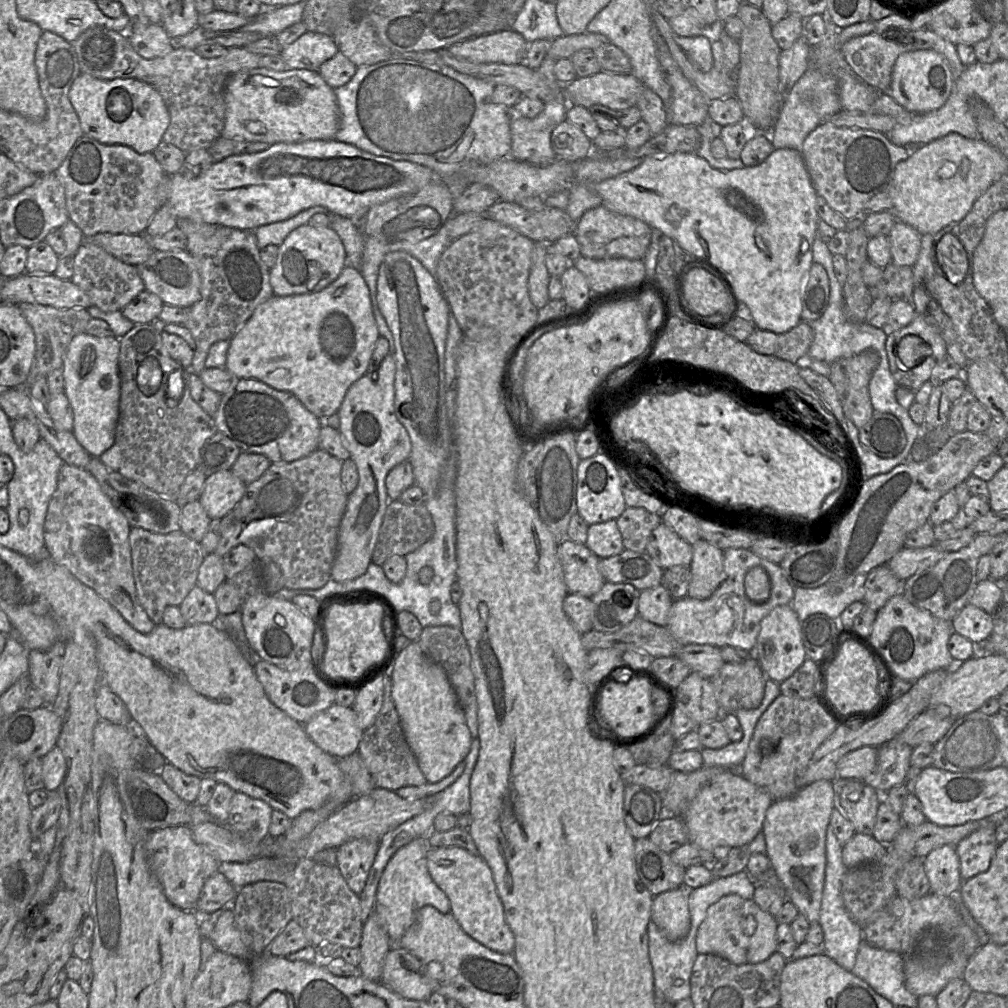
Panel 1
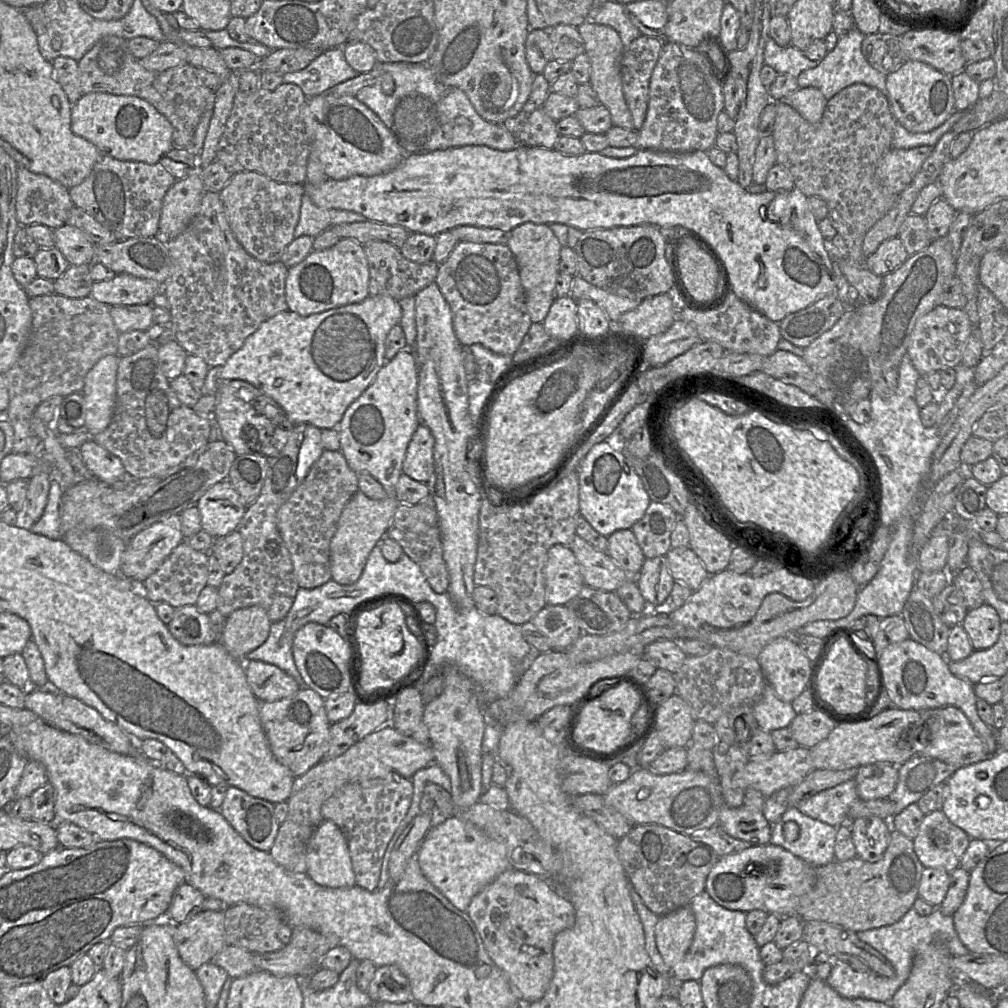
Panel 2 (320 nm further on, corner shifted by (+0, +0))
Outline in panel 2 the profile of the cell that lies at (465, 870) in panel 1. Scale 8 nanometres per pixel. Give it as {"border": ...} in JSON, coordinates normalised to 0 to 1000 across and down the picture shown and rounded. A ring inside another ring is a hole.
{"border":[[[506,862],[472,887],[462,905],[475,925],[486,950],[501,965],[517,994],[536,992],[549,969],[551,930],[570,915],[567,896],[554,888],[543,873]]]}

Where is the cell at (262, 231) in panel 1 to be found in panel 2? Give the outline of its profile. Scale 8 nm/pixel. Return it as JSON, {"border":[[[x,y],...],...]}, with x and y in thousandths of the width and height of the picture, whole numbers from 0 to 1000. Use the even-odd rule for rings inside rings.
{"border":[[[302,191],[292,234],[295,236],[305,233],[313,236],[318,230],[327,227],[331,223],[361,220],[363,218],[360,213],[349,209],[315,205]]]}

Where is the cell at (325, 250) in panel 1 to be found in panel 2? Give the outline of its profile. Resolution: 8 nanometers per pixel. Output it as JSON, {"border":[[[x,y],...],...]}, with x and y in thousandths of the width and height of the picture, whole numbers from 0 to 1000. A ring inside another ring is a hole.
{"border":[[[337,236],[335,240],[320,248],[310,248],[299,260],[287,265],[283,279],[283,295],[286,307],[299,313],[317,311],[329,306],[356,301],[366,291],[366,265],[361,244],[349,236]]]}

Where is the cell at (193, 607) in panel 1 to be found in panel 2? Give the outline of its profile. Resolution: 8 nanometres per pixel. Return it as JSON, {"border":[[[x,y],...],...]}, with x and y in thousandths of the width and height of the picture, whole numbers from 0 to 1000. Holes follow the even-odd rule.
{"border":[[[194,600],[174,603],[166,622],[171,631],[185,641],[207,640],[215,636],[215,629],[208,622],[206,609],[197,606]]]}

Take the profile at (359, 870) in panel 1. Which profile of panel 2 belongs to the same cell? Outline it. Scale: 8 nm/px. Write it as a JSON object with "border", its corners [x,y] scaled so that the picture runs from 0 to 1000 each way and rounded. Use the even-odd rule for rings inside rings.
{"border":[[[392,773],[369,780],[346,778],[325,792],[318,801],[320,813],[331,815],[341,827],[353,878],[363,884],[374,882],[384,838],[401,813],[409,791],[408,773]]]}

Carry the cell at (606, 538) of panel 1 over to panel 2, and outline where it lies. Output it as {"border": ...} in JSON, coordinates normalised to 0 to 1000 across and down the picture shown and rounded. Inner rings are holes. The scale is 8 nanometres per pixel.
{"border":[[[626,525],[613,526],[603,534],[602,550],[626,572],[631,572],[640,557]]]}

